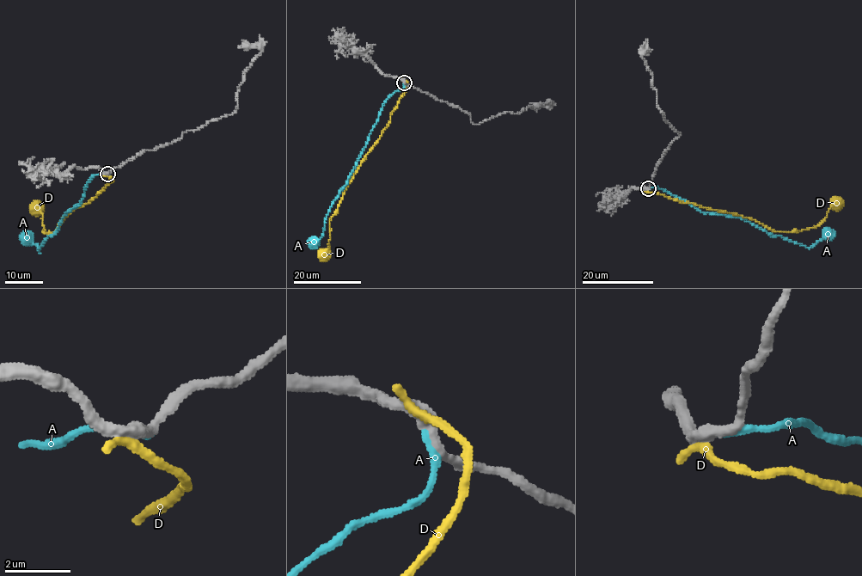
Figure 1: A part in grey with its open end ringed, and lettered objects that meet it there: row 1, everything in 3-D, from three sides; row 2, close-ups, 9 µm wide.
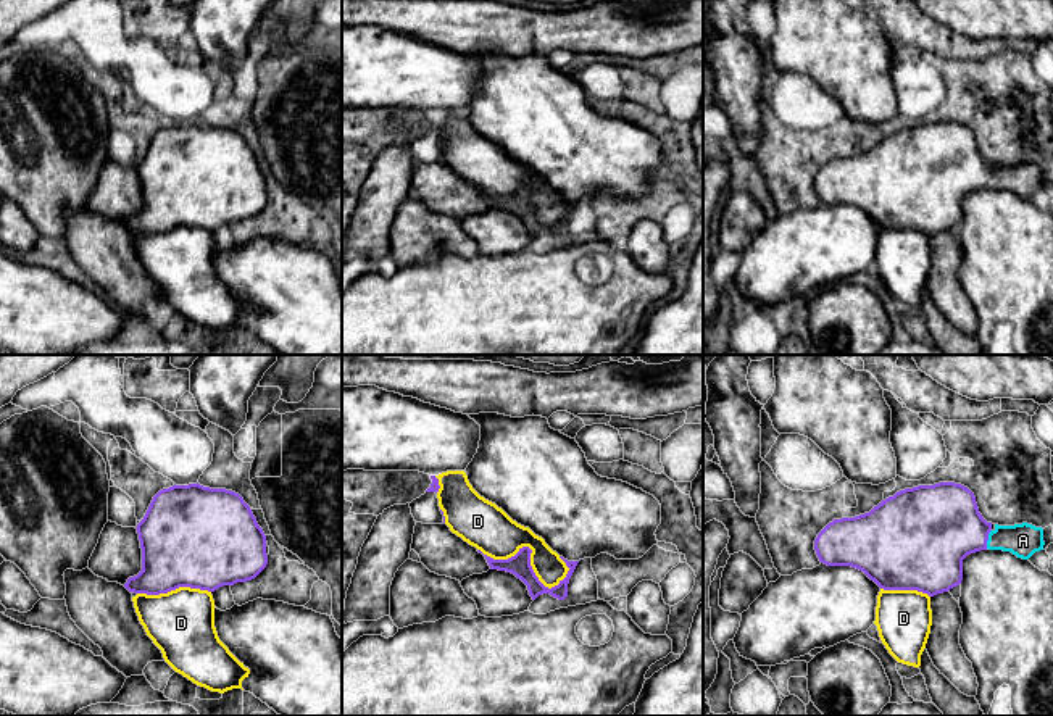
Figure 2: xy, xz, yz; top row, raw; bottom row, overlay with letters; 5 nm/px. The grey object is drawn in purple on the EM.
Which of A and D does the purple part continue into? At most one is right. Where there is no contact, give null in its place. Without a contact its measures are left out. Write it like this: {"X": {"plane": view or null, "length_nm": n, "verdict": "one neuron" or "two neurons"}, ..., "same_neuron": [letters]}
{"A": {"plane": "yz", "length_nm": 100, "verdict": "one neuron"}, "D": {"plane": "xz", "length_nm": 480, "verdict": "two neurons"}, "same_neuron": ["A"]}

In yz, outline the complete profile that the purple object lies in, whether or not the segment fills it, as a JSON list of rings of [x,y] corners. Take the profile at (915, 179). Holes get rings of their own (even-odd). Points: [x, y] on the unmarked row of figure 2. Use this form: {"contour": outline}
{"contour": [[[955,121],[918,124],[882,139],[869,152],[829,161],[816,176],[814,189],[827,205],[863,210],[884,229],[918,229],[934,235],[963,219],[963,198],[980,189],[1011,190],[1029,198],[1043,189],[1043,168],[1022,161],[998,164],[979,152],[974,132]]]}

